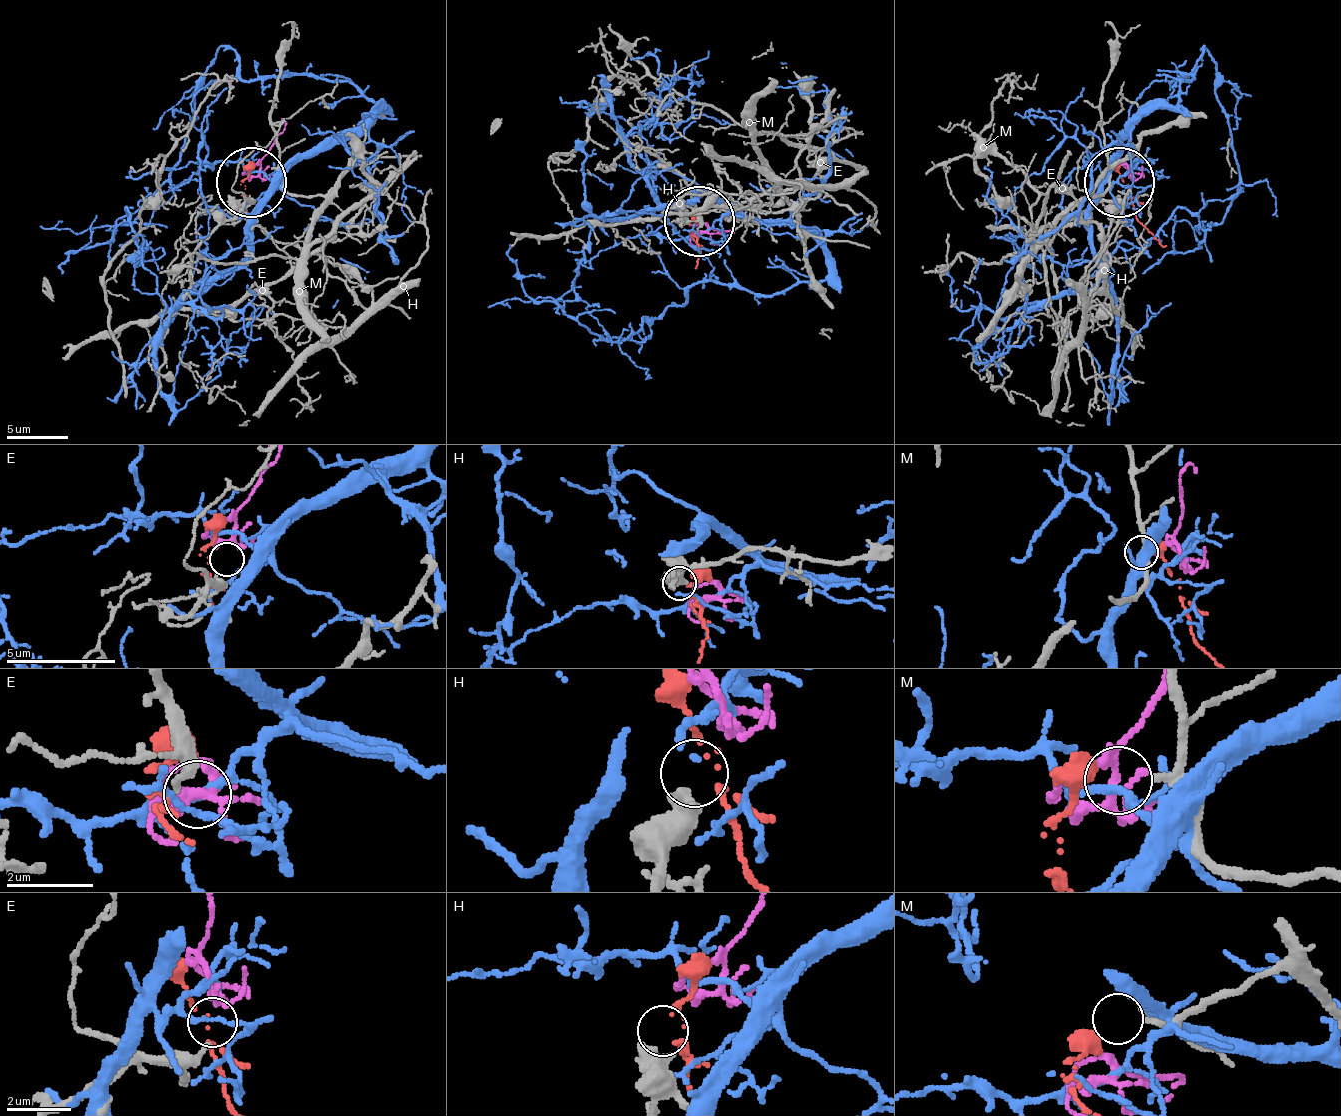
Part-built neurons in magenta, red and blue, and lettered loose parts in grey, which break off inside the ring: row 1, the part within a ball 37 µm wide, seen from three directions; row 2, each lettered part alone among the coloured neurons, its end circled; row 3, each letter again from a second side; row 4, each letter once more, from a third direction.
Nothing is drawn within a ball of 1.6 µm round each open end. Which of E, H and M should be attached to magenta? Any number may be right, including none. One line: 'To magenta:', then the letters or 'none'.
To magenta: E

